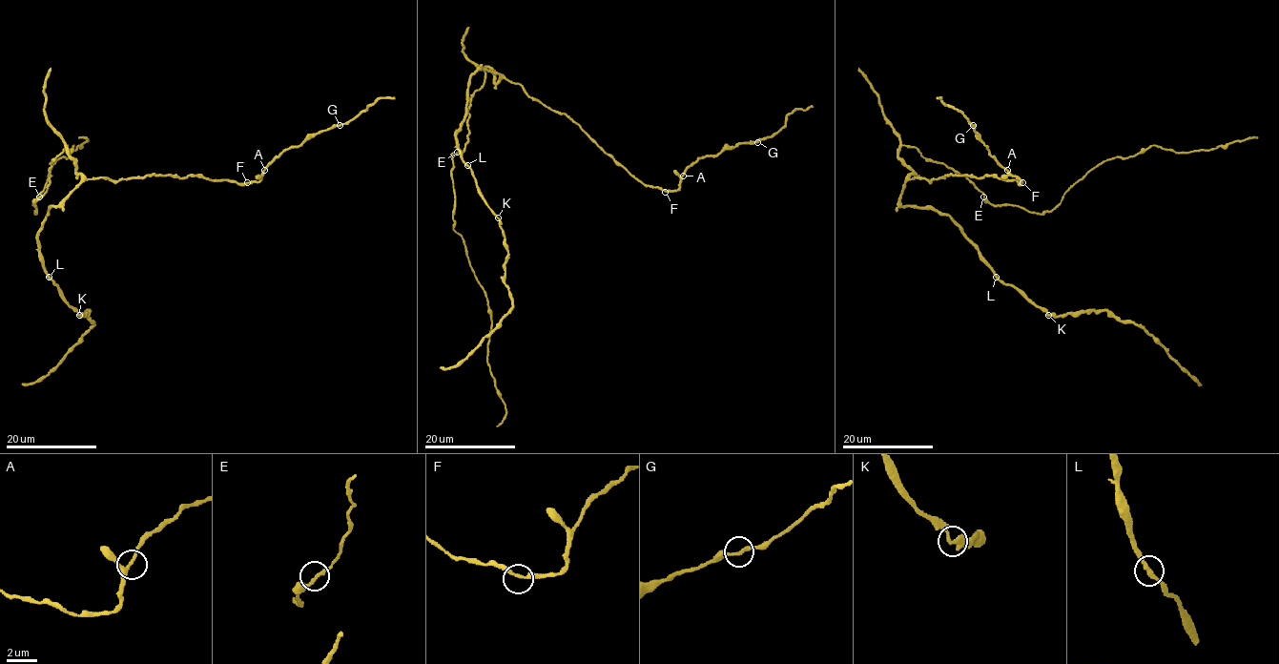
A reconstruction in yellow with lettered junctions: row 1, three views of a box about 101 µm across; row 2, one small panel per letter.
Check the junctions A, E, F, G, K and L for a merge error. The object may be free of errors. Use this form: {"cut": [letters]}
{"cut": []}

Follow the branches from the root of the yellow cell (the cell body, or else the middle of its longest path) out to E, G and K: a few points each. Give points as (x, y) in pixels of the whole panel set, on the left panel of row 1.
E: (75, 168), (75, 161), (68, 154), (66, 145), (51, 163), (49, 184), (39, 197)
G: (75, 168), (86, 178), (116, 181), (162, 175), (252, 182), (260, 180), (263, 170), (284, 151), (340, 125)
K: (75, 168), (82, 181), (57, 206), (48, 209), (38, 233), (38, 248), (42, 267), (79, 315)

